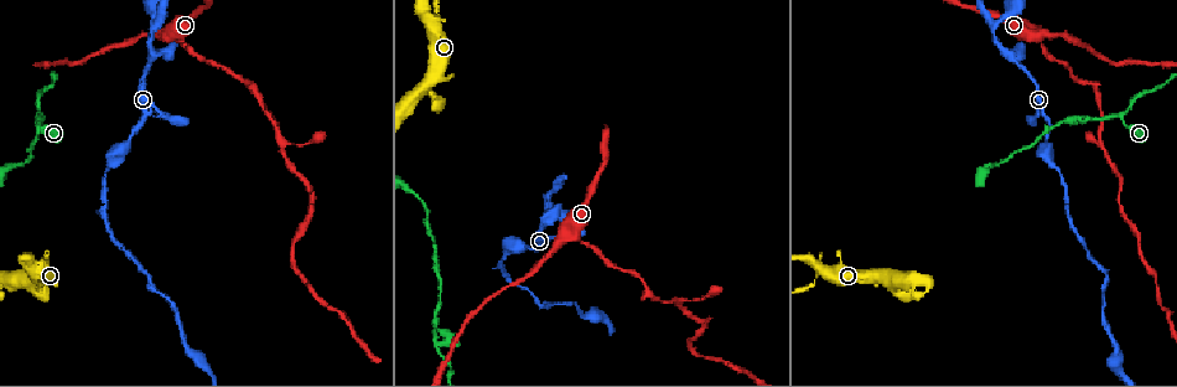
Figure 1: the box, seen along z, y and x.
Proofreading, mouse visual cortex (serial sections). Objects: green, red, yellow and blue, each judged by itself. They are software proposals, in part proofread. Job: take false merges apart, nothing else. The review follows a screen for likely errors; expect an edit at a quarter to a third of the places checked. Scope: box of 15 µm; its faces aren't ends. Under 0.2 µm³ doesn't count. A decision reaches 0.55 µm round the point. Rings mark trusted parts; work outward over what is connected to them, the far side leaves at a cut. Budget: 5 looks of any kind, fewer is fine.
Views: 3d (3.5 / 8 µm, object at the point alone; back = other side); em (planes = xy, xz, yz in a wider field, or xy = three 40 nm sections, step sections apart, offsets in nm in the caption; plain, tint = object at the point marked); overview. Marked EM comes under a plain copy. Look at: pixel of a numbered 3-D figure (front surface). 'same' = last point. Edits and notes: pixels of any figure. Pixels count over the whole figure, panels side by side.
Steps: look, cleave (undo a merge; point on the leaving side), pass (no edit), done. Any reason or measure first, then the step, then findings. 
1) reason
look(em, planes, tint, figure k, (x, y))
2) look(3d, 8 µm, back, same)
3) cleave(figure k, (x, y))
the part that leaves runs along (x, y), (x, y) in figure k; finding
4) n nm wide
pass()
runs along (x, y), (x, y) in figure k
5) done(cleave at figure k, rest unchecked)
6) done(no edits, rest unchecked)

three arms meet
look(3d, 3.5 µm, back, figure 1, (1039, 37))

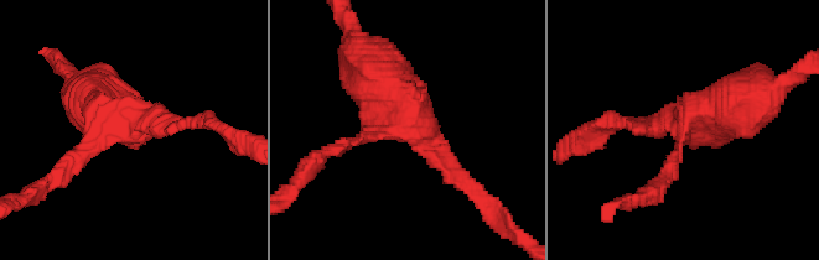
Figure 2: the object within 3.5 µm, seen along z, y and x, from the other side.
need the tissue
look(em, xy, step 5, tint, figure 2, (392, 124))

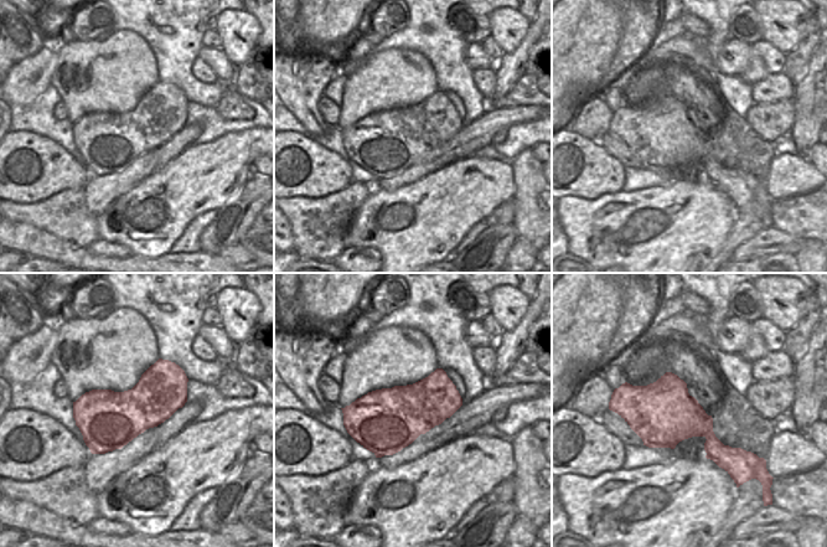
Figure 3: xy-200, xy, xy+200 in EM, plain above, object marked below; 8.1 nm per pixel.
pass()
runs along (756, 92), (693, 119), (668, 176) in figure 2; one cell here

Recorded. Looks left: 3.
side arm on a straight run
look(3d, 3.5 µm, figure 1, (549, 195))

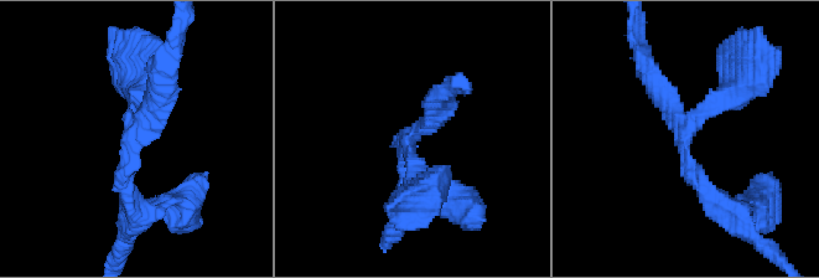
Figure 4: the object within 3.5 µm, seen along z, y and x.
3 arms; arms of 250, 250, 300 nm
look(em, xy, step 5, tint, figure 4, (687, 132))

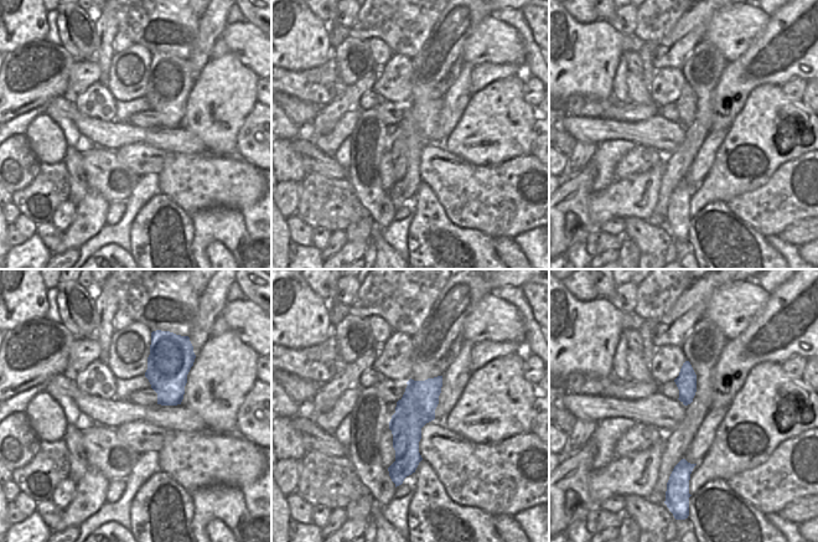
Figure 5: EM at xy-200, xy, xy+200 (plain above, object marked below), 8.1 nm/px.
pass()
runs along (439, 380), (407, 422), (400, 473) in figure 5; continuous, no second cell

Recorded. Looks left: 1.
done(no edits, rest unchecked)

